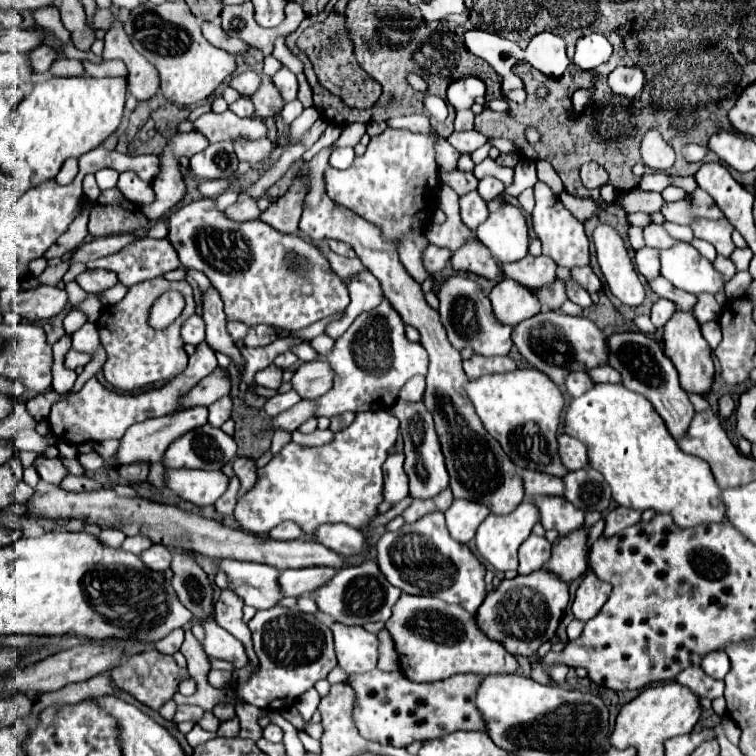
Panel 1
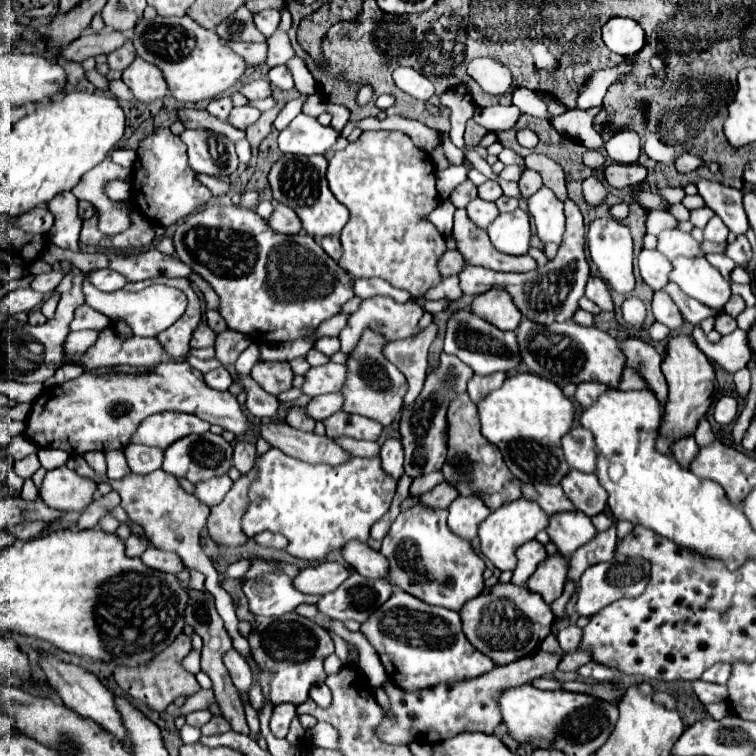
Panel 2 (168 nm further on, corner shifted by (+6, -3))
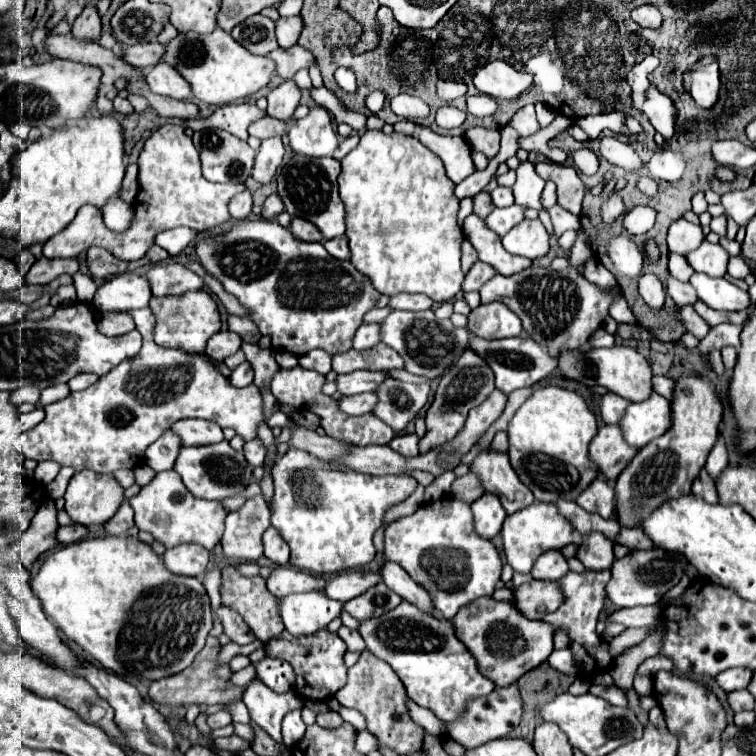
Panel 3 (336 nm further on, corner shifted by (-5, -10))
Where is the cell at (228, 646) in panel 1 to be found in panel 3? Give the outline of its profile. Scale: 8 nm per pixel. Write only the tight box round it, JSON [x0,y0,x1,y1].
[242,679,304,747]

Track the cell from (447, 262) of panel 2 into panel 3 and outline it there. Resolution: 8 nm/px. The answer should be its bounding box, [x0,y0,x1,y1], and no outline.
[462,261,496,291]

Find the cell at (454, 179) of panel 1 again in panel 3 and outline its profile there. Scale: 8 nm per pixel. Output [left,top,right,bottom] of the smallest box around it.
[474,191,494,219]

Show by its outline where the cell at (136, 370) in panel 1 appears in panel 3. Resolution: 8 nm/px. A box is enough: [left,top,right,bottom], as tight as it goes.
[150,289,220,355]

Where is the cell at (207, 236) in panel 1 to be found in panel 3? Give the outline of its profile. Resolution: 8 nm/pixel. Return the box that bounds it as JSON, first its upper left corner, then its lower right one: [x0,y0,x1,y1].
[194,219,380,357]

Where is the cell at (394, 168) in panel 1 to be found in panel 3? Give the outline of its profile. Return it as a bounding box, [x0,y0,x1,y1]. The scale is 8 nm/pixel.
[338,131,464,303]

